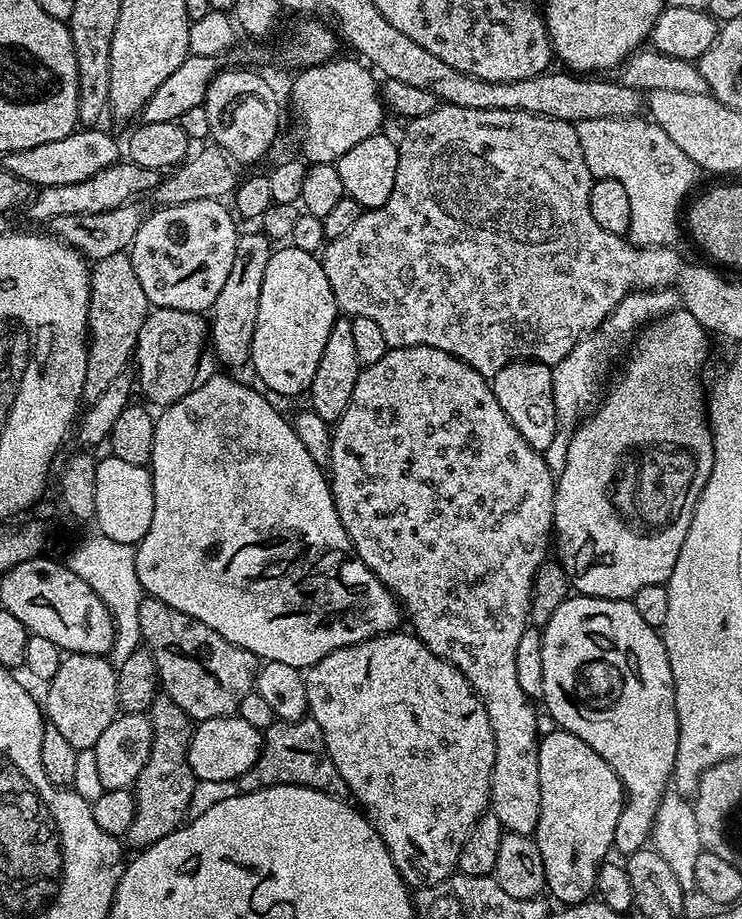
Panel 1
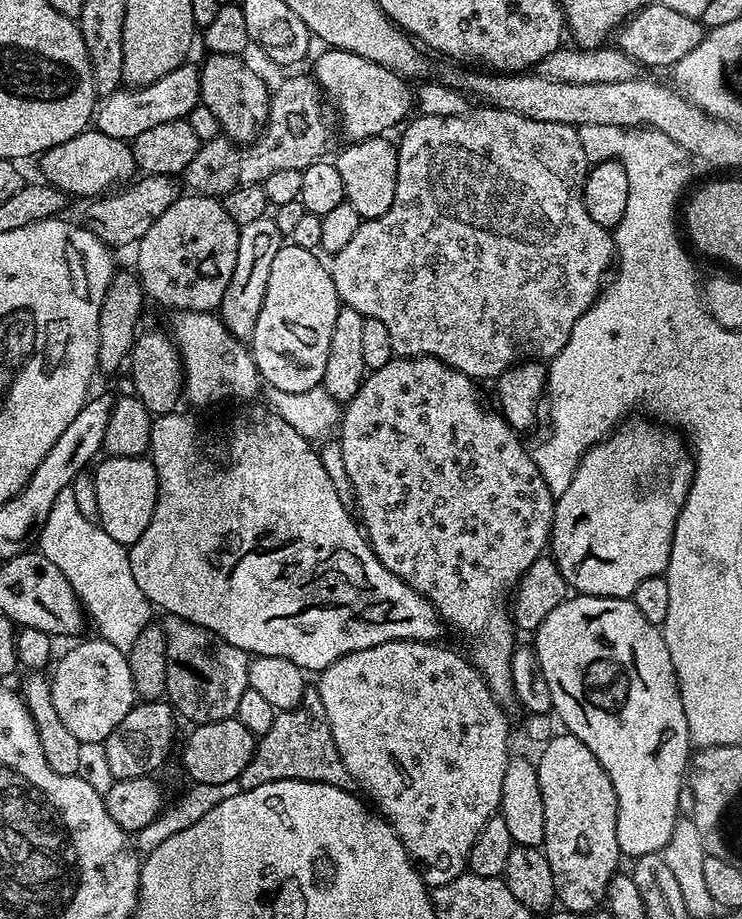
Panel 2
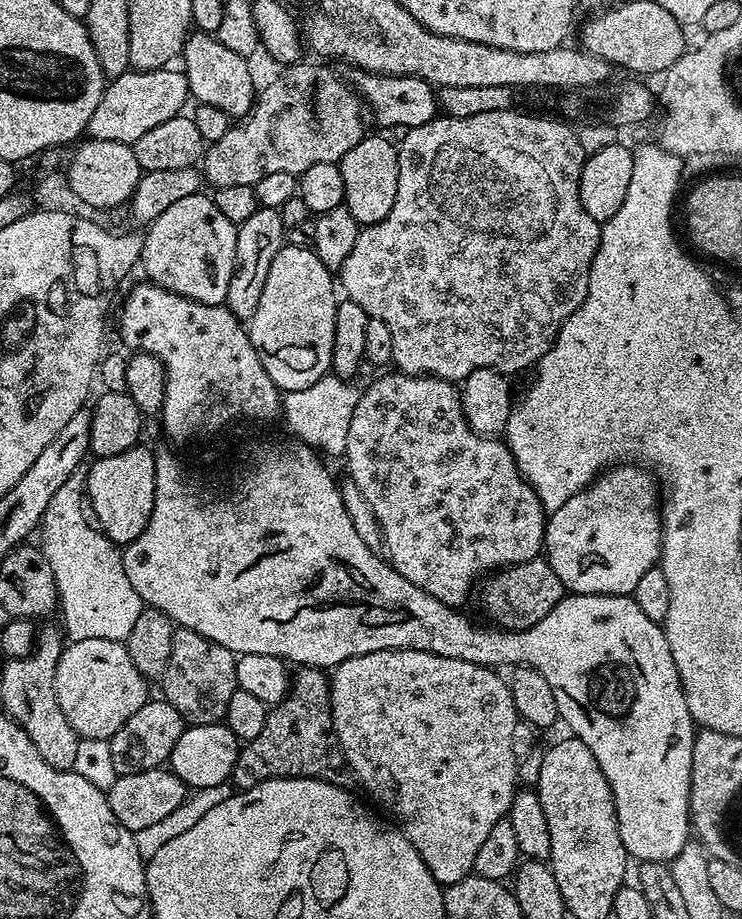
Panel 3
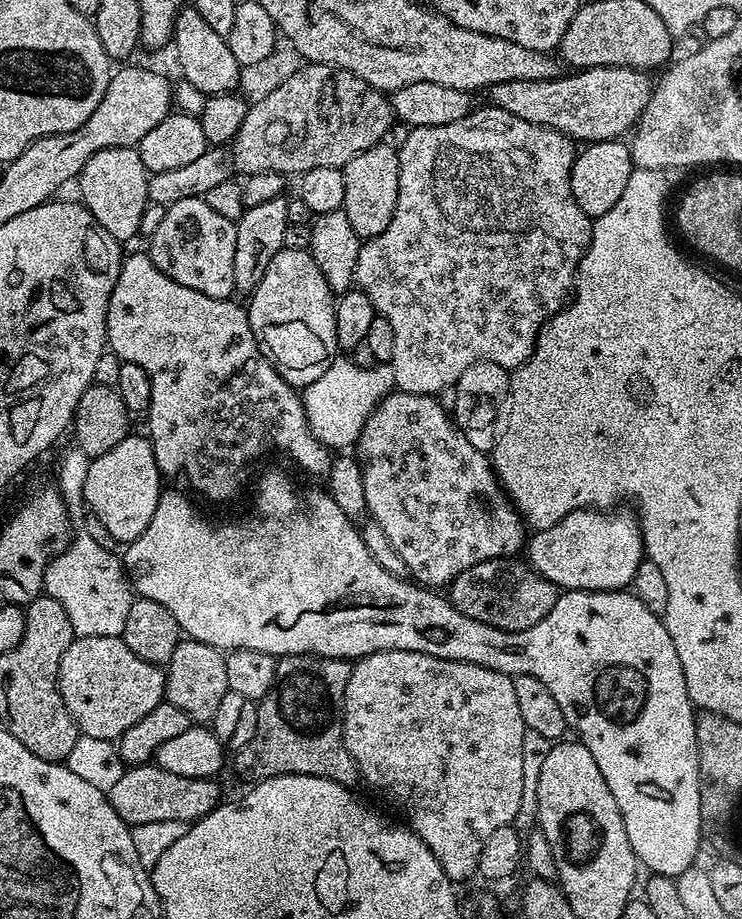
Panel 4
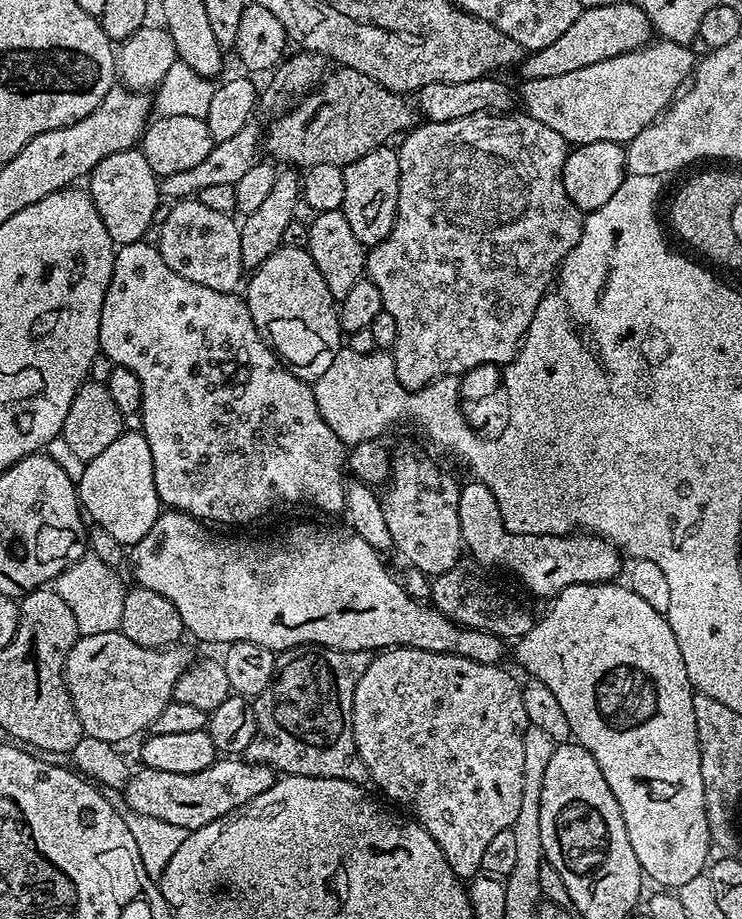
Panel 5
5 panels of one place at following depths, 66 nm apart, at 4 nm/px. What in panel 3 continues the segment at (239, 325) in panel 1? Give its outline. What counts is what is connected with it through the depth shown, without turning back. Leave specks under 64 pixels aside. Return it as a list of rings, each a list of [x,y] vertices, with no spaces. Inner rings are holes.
[[[274,208],[256,209],[246,222],[236,229],[236,265],[230,278],[230,286],[226,290],[224,304],[242,322],[251,320],[254,310],[258,310],[258,302],[262,298],[262,286],[266,286],[266,274],[270,274],[270,266],[274,258],[278,258],[278,250],[285,247],[286,229],[282,224],[279,211]]]

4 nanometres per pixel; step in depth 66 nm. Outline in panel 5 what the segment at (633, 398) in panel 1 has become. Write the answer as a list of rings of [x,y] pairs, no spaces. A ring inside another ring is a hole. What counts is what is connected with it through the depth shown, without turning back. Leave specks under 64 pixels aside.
[[[471,482],[472,484],[464,484],[460,489],[460,497],[458,498],[458,522],[460,523],[460,538],[463,544],[463,547],[466,549],[467,555],[468,552],[477,560],[480,564],[485,564],[486,567],[492,568],[497,564],[500,568],[505,568],[508,572],[513,572],[530,591],[533,592],[536,596],[545,596],[545,598],[551,598],[556,595],[556,593],[561,592],[566,586],[574,586],[575,584],[607,584],[609,582],[615,581],[616,576],[621,575],[622,564],[620,568],[620,560],[622,561],[621,553],[618,551],[615,544],[608,543],[607,539],[602,536],[595,534],[569,534],[566,536],[517,536],[515,534],[509,535],[507,538],[508,544],[504,544],[504,536],[506,537],[506,529],[504,527],[504,521],[500,518],[500,512],[496,508],[496,499],[494,498],[491,491],[485,484],[479,482]]]

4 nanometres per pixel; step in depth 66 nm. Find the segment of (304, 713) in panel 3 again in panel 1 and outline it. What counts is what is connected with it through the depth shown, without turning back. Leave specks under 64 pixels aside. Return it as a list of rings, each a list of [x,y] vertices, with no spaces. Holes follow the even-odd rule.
[[[311,718],[303,720],[277,719],[270,727],[263,729],[258,758],[254,762],[254,766],[250,766],[250,770],[246,770],[246,774],[240,776],[238,783],[241,792],[253,792],[259,788],[269,788],[275,784],[297,784],[303,788],[313,788],[319,792],[336,796],[340,800],[348,800],[350,796],[342,774],[338,774],[334,762],[328,757],[328,753],[324,751],[322,726],[318,726],[318,722],[314,722]]]

